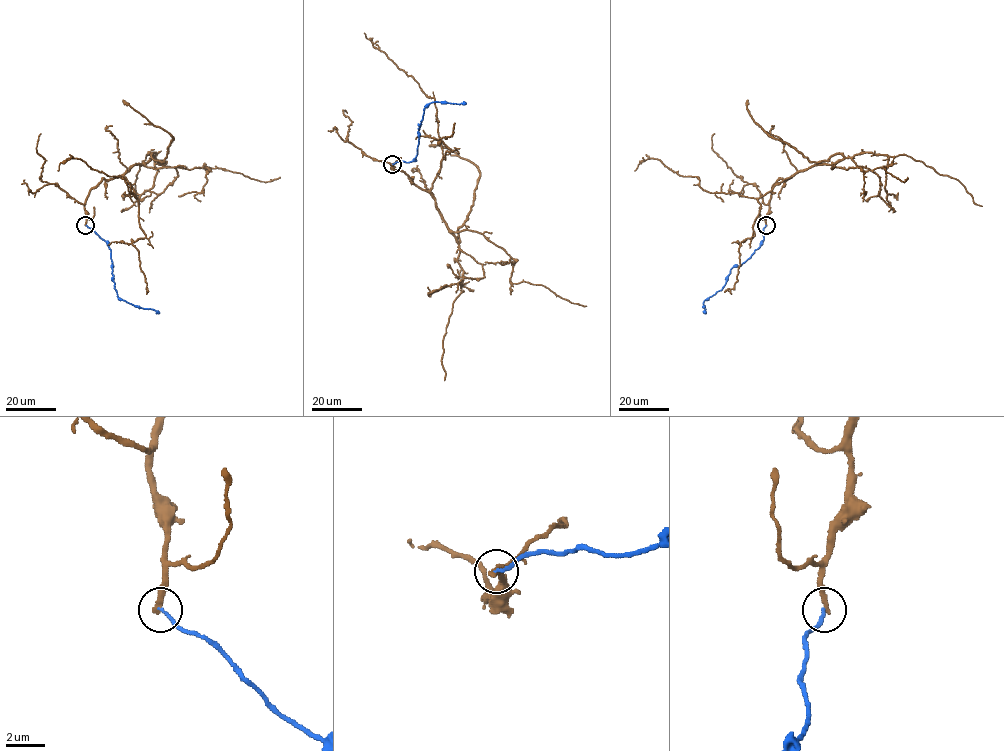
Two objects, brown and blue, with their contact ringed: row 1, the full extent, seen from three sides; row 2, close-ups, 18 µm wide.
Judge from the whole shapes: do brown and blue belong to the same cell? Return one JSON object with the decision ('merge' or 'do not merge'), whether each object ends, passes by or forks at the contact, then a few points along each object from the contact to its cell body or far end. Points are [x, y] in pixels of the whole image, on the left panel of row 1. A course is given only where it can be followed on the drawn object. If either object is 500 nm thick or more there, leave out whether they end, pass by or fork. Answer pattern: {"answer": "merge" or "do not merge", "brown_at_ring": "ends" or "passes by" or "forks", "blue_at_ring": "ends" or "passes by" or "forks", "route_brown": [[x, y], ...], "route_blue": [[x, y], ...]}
{"answer": "do not merge", "brown_at_ring": "ends", "blue_at_ring": "ends", "route_brown": [[86, 225], [89, 191], [134, 164], [220, 168], [265, 182], [280, 177]], "route_blue": [[86, 225], [104, 240], [111, 250], [117, 296], [159, 313]]}

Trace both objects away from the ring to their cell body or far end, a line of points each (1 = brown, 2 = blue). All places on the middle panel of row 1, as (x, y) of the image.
1: (392, 164), (431, 195), (450, 230), (477, 231), (502, 247), (515, 261), (512, 283), (543, 285), (586, 306)
2: (392, 164), (411, 162), (416, 156), (418, 128), (426, 106), (435, 101), (466, 103)

